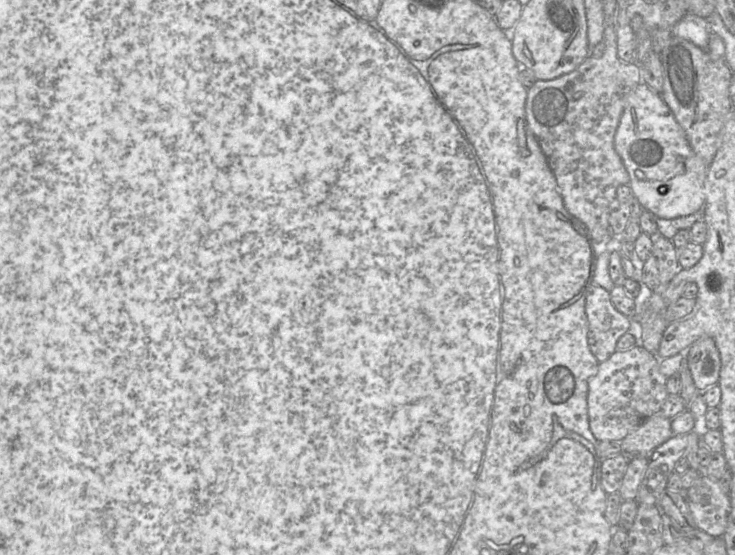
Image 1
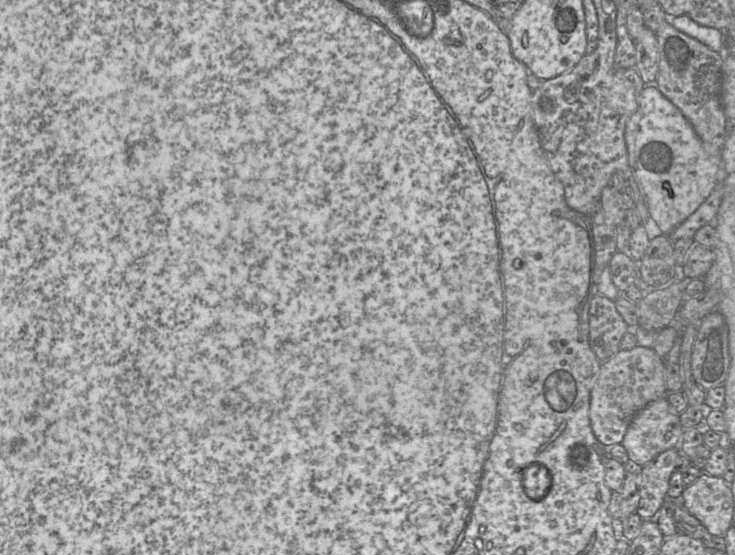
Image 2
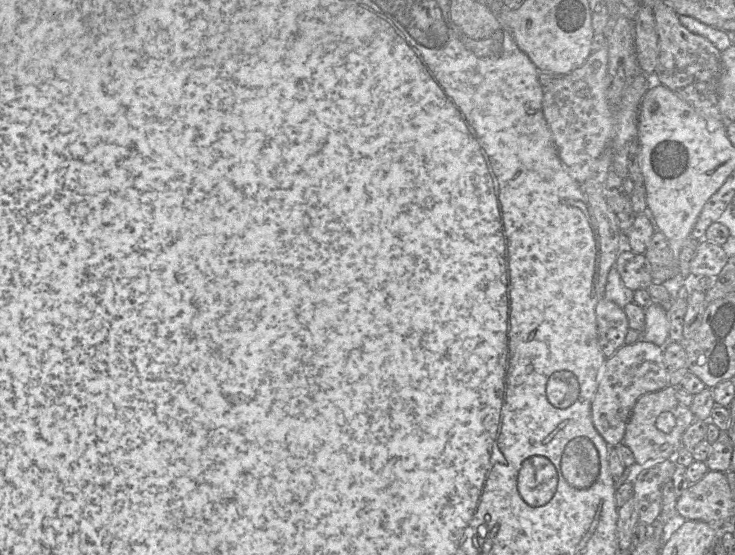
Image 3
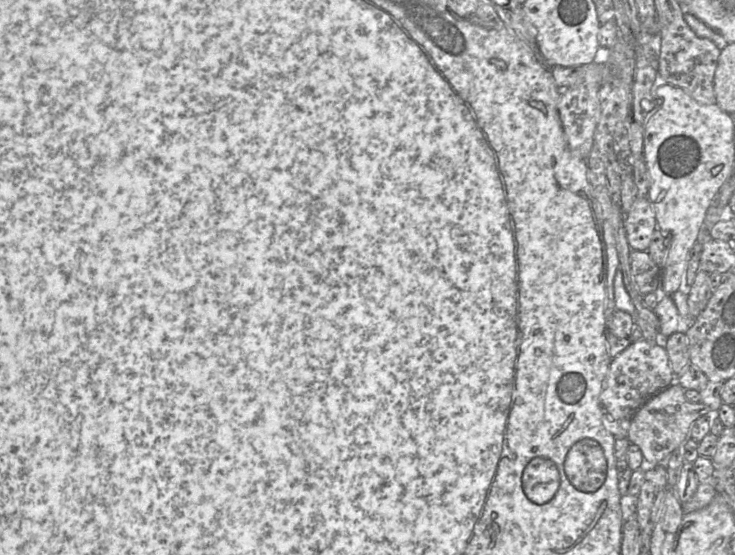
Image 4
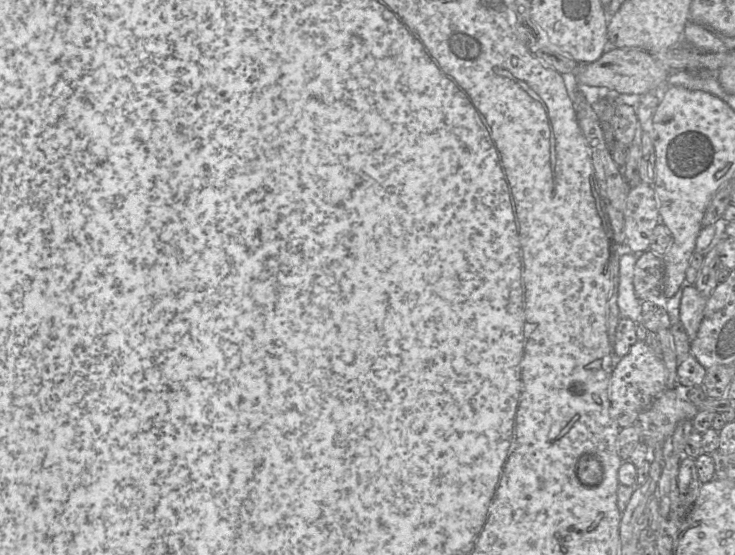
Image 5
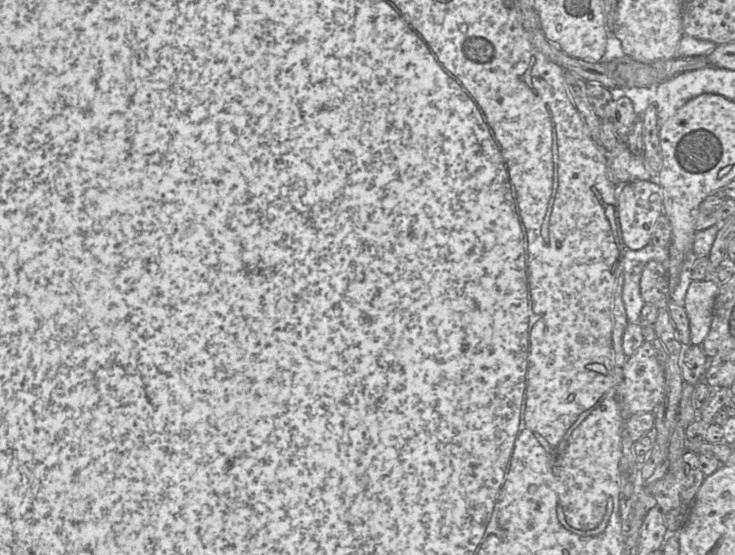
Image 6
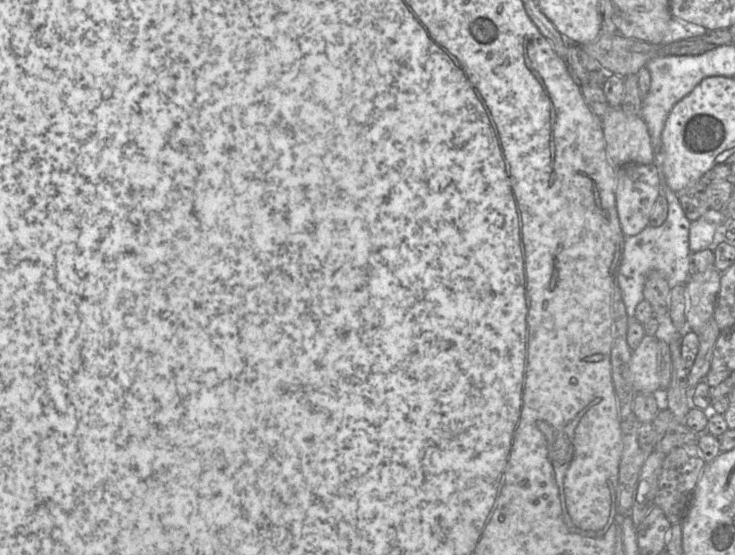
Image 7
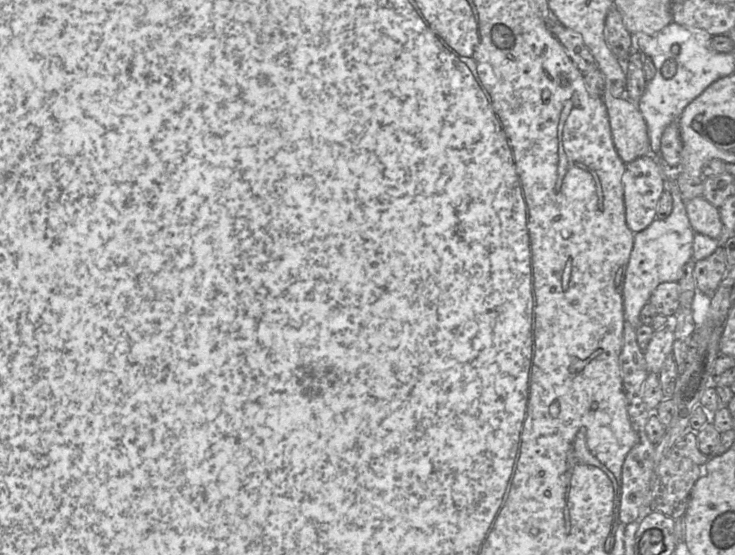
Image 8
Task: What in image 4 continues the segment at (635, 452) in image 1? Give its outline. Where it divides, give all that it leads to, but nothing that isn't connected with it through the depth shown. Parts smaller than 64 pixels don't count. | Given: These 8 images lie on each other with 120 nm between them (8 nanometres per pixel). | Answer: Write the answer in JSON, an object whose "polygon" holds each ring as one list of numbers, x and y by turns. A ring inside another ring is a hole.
{"polygon":[[674,381,650,397,633,415,627,439,640,448,646,465,664,464,670,454,689,438,690,427,696,419,717,412,711,411,702,402,688,401,684,395,685,390]]}

